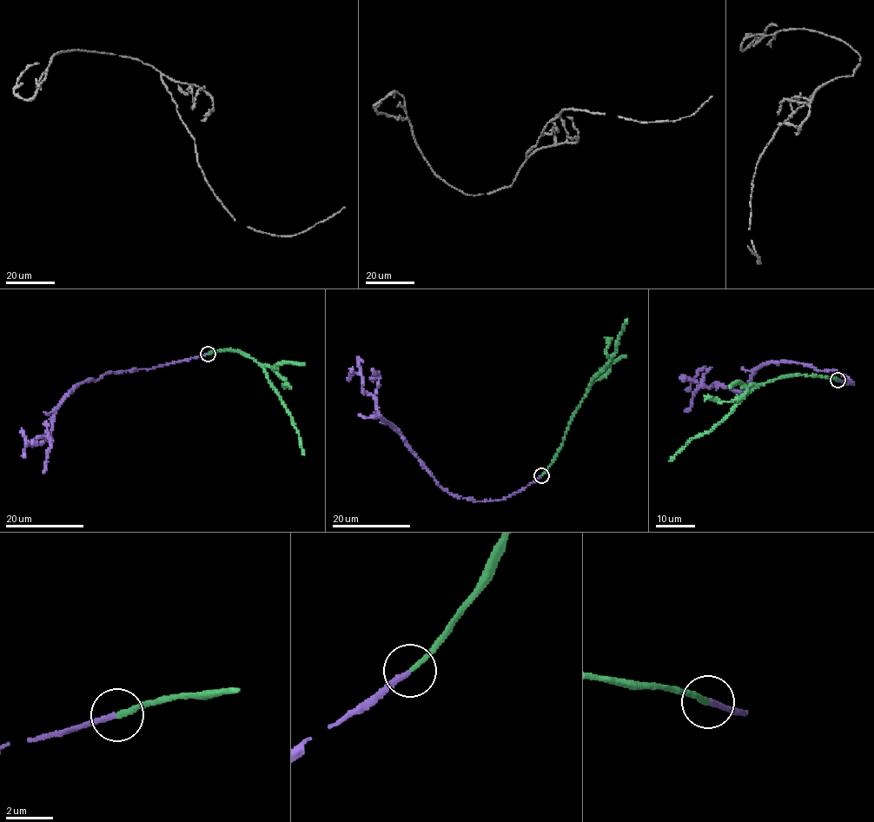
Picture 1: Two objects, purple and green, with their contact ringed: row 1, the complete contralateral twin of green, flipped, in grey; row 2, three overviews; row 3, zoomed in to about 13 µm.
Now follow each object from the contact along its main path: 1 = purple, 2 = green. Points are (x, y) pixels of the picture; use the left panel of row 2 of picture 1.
1: (208, 354), (108, 373), (78, 385), (57, 407), (45, 437), (50, 442), (43, 473)
2: (208, 354), (232, 349), (258, 362), (291, 417), (304, 454)

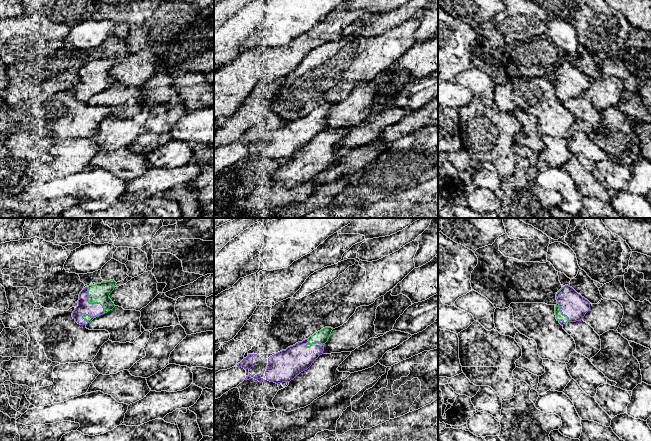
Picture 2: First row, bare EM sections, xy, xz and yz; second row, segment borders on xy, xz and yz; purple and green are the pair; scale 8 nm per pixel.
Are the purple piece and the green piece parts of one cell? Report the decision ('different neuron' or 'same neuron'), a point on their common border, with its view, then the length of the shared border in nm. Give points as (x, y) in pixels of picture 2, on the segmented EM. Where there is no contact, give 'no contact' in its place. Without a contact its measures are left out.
same neuron; meets purple in xy at (103, 308); contact 280 nm long

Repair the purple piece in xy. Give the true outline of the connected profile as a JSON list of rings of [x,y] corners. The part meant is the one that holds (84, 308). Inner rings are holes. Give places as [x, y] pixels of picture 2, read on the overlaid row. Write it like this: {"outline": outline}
{"outline": [[[110,280],[85,287],[79,294],[78,306],[72,313],[73,319],[80,325],[87,325],[94,318],[112,310],[115,305],[109,295],[115,285],[116,282]]]}

